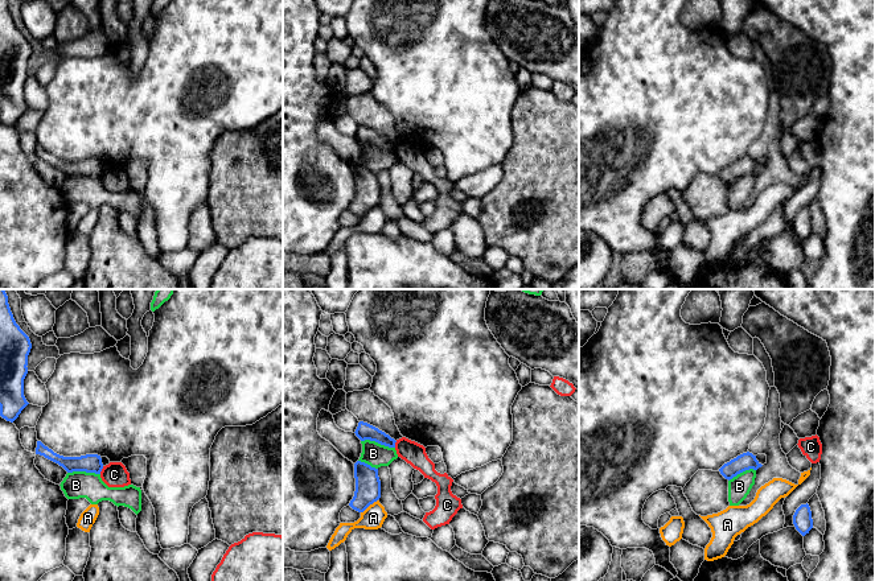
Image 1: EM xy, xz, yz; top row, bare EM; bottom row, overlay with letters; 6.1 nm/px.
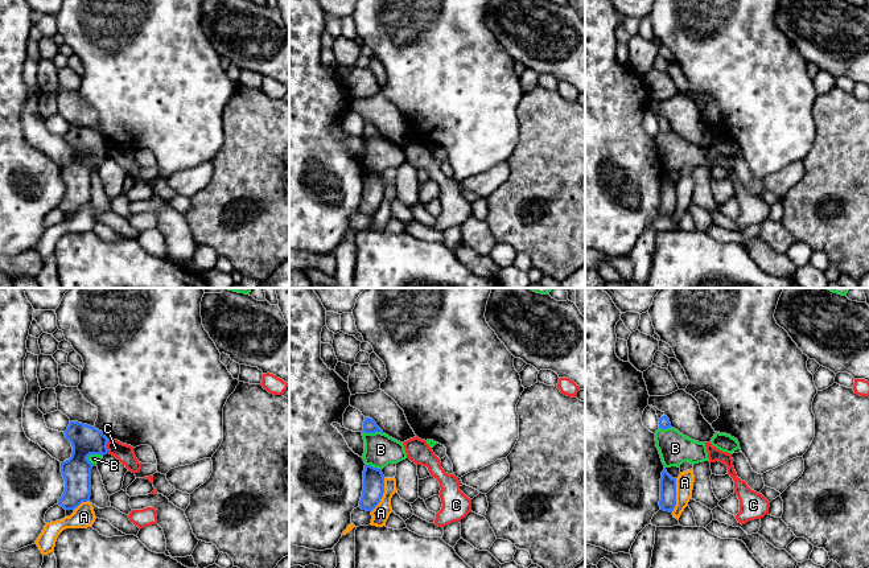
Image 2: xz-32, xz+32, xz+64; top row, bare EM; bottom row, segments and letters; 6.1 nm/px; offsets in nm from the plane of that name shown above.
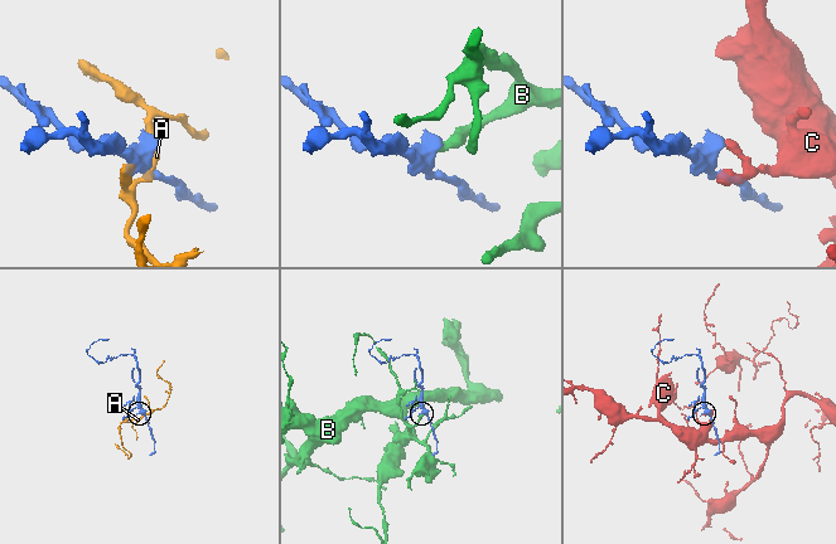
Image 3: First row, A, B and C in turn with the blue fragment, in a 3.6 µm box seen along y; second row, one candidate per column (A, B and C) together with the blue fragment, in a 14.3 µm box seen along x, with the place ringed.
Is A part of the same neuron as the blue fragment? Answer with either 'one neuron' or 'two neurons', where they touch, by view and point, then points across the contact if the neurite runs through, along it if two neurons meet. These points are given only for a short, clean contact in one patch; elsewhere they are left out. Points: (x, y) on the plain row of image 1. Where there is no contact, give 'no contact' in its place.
two neurons; meets blue in xz at (369, 209); border along xz (377, 204), (361, 217)

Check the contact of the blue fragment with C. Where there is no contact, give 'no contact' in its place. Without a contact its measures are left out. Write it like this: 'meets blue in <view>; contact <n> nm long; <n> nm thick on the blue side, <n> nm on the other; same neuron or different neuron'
meets blue in xy; contact 50 nm long; 110 nm thick on the blue side, 150 nm on the other; different neuron

